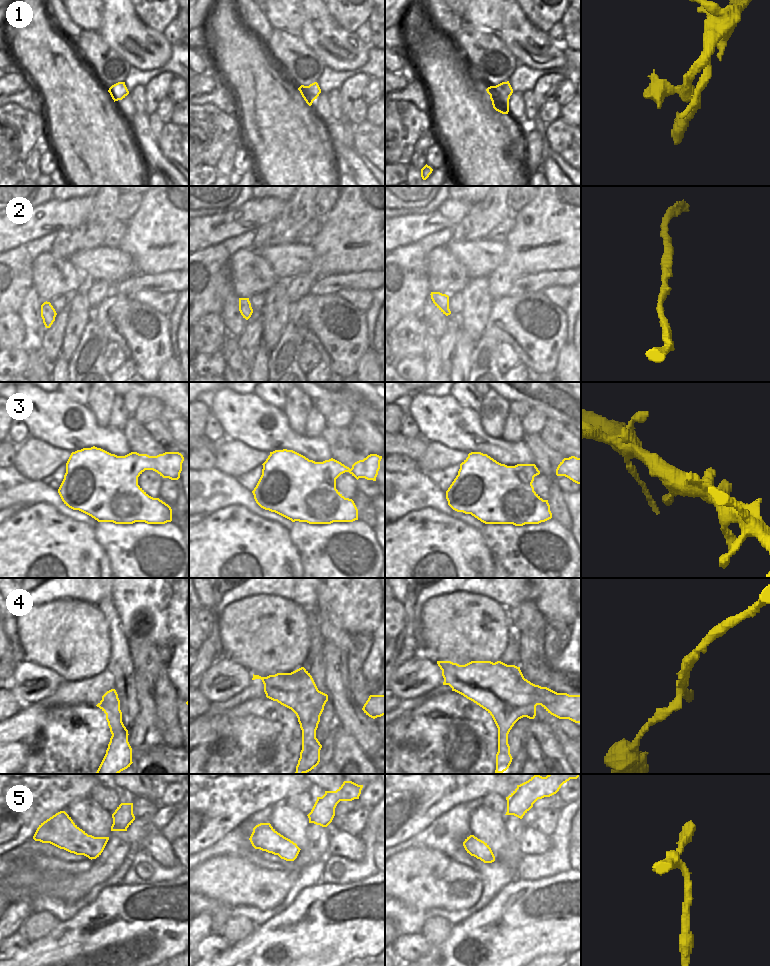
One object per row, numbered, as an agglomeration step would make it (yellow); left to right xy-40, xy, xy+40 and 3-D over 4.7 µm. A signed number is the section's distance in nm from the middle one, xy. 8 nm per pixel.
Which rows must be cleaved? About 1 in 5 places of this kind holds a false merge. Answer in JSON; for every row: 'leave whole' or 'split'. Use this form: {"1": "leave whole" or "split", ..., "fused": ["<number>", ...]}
{"1": "split", "2": "leave whole", "3": "leave whole", "4": "leave whole", "5": "leave whole", "fused": ["1"]}

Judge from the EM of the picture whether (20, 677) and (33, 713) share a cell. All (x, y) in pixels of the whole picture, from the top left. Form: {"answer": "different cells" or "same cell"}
{"answer": "different cells"}

